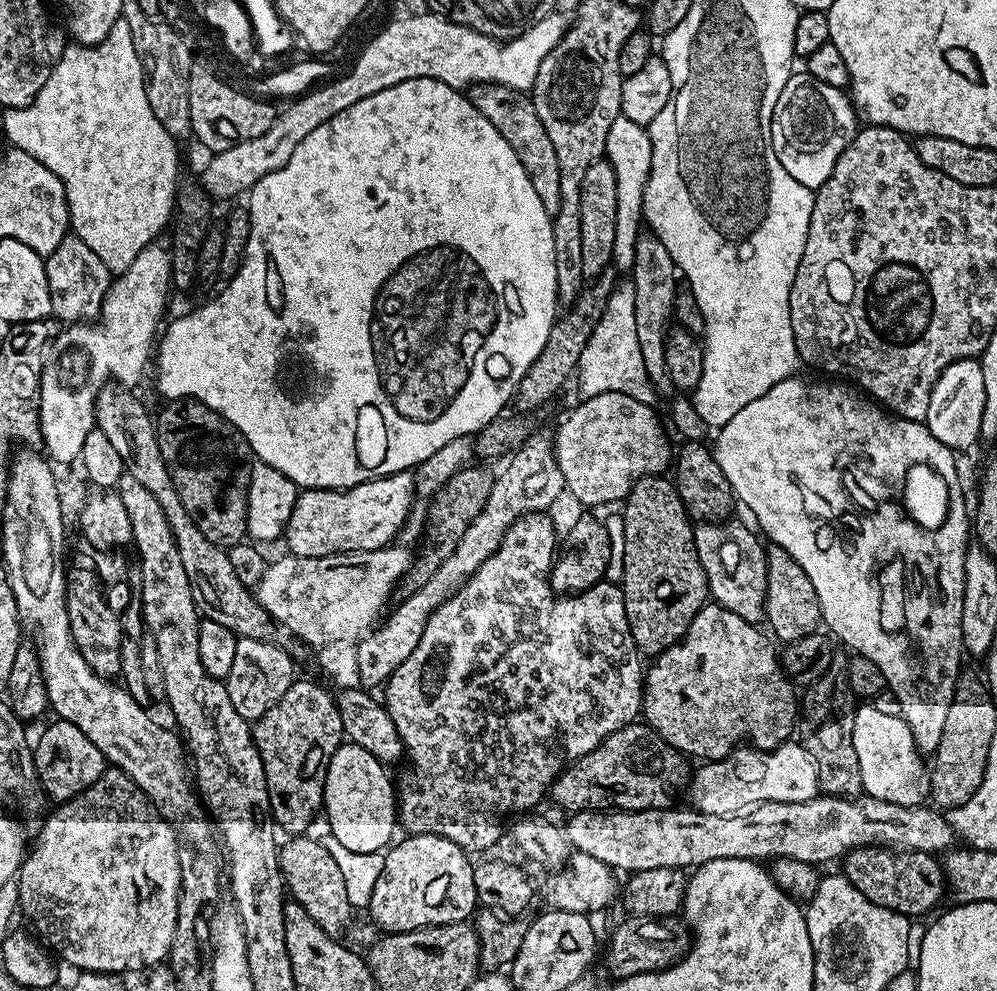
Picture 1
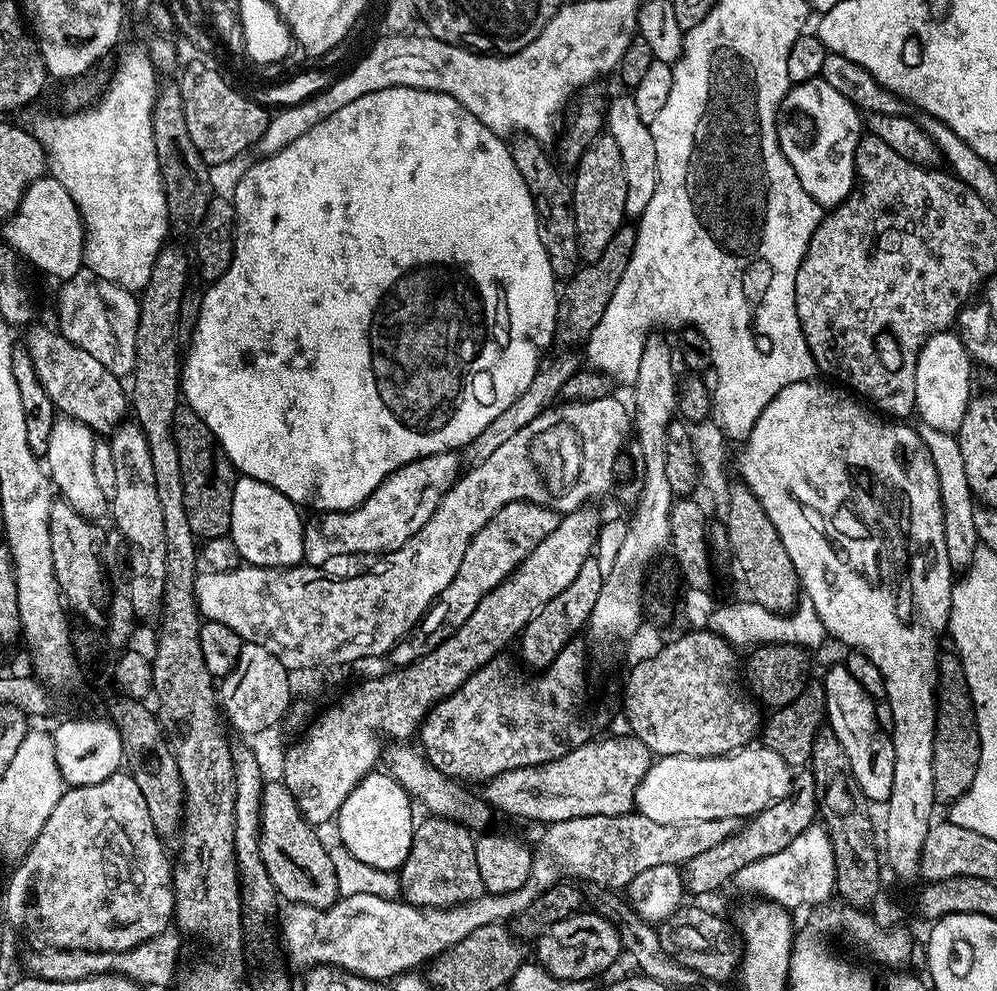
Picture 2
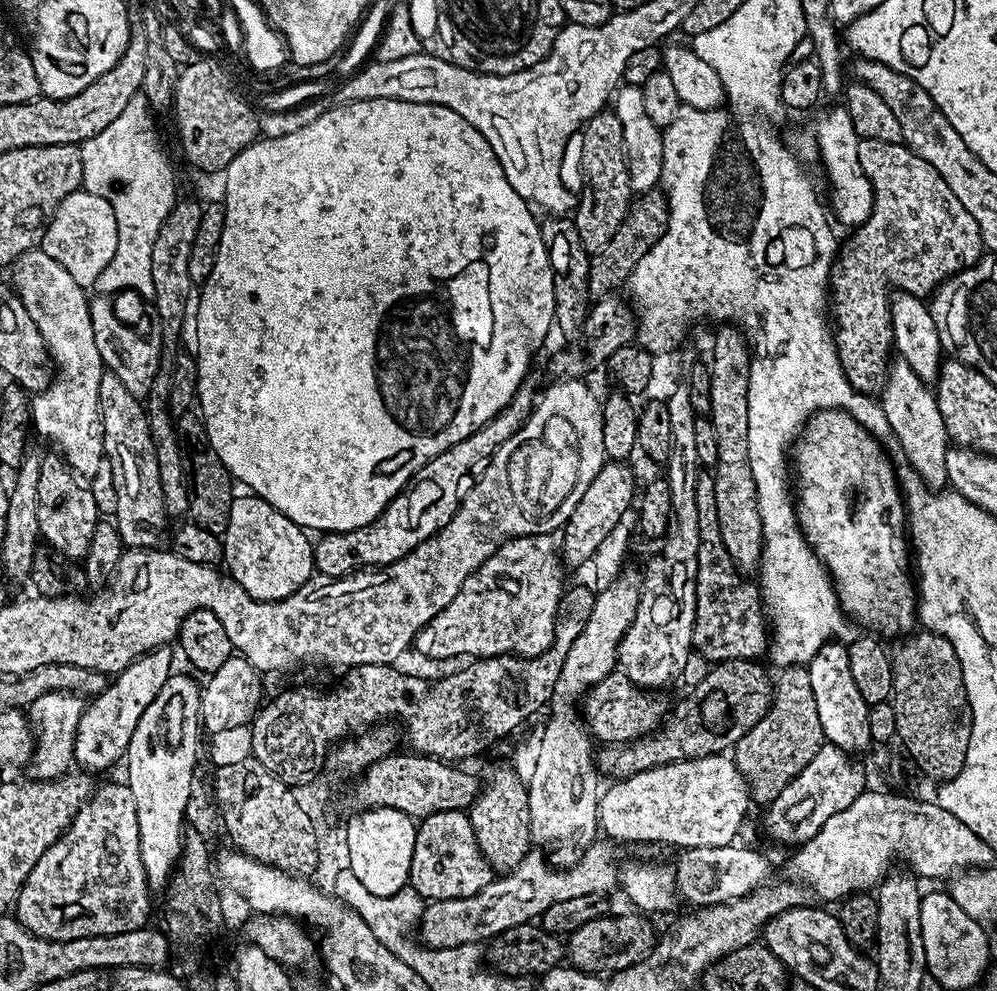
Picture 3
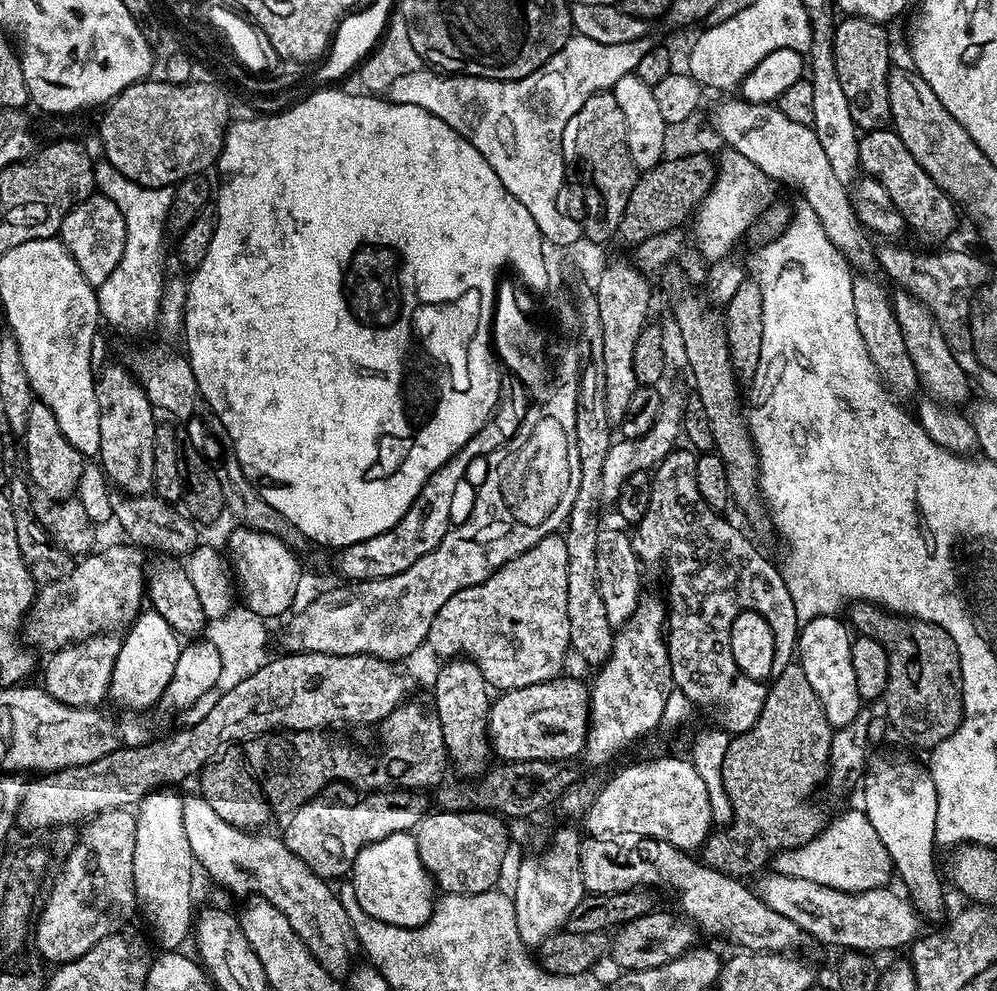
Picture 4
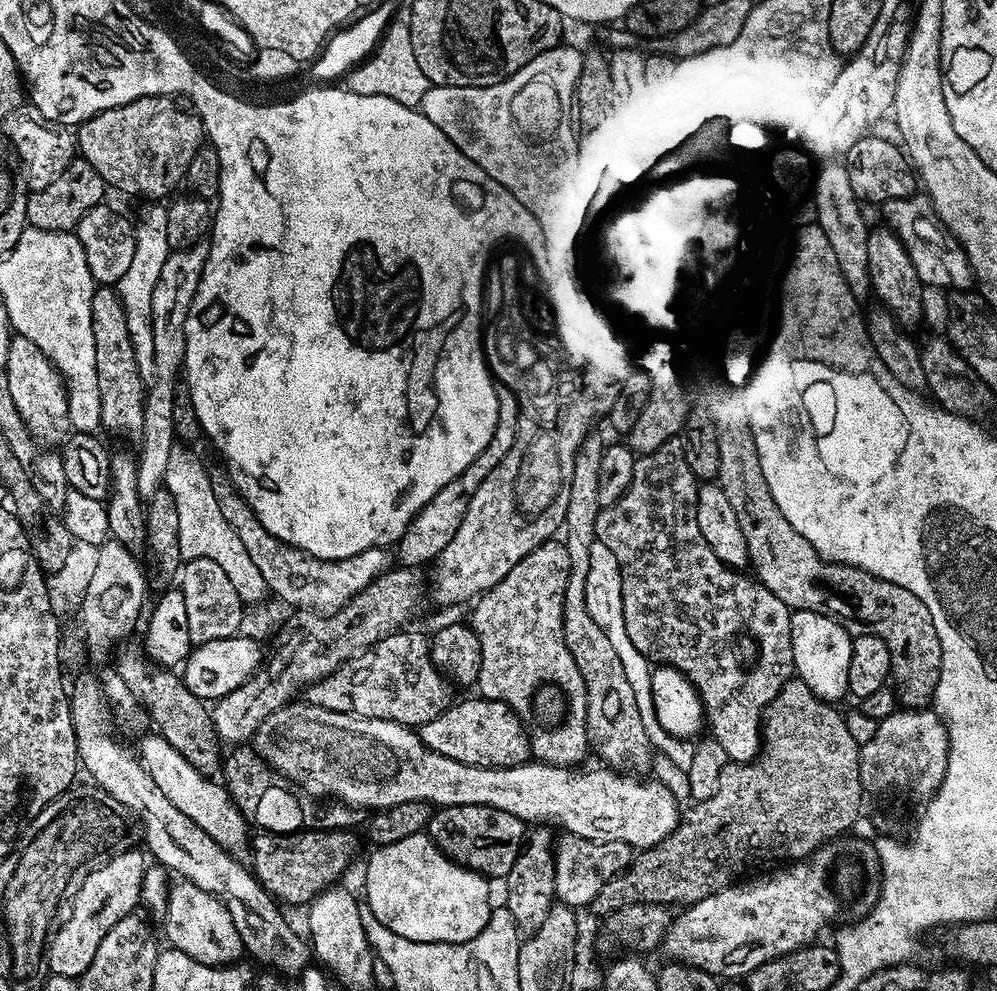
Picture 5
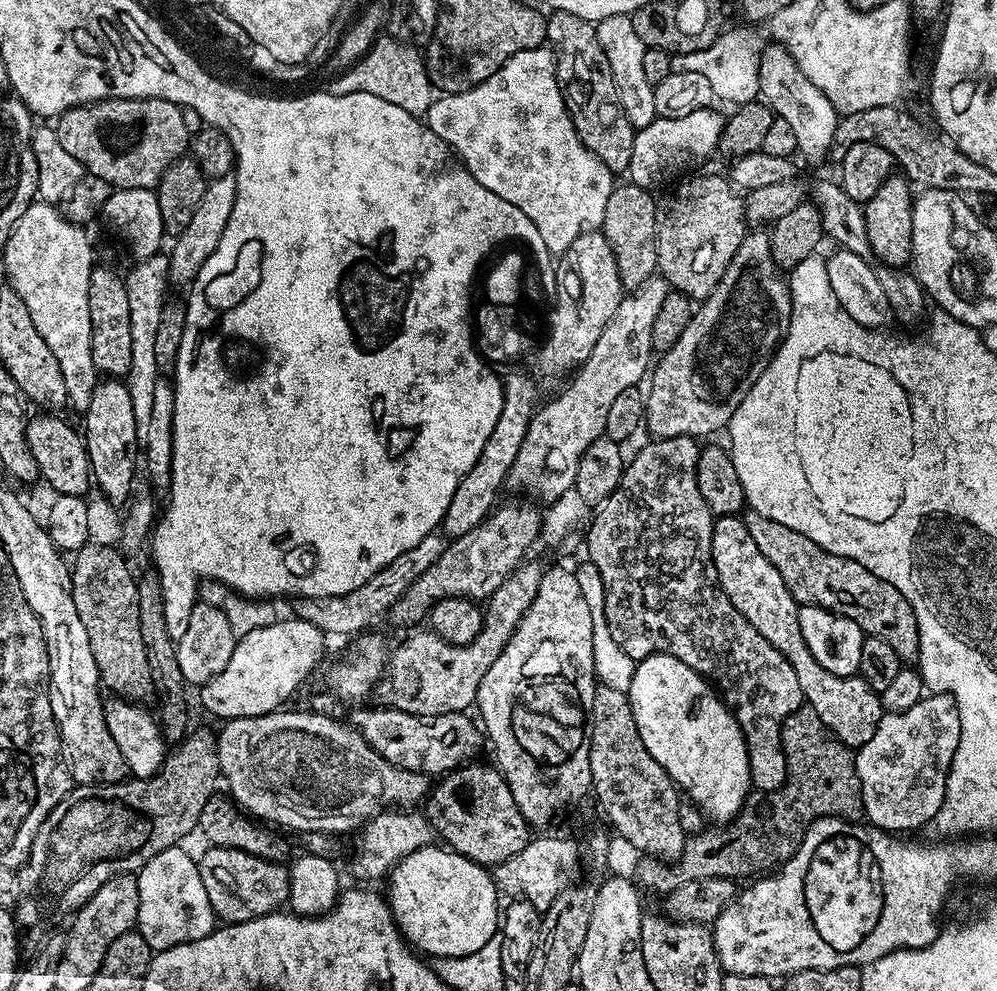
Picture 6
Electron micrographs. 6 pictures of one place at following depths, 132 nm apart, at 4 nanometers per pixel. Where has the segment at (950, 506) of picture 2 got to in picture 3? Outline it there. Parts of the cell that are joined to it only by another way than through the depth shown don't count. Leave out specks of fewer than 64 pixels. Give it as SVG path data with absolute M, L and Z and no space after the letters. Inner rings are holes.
M896 358L889 363L888 376L884 380L878 402L886 414L886 422L890 422L894 440L900 443L900 448L908 459L905 460L907 467L917 472L929 489L943 489L948 484L946 454L950 441L946 422L942 422L942 410L938 410L935 391L924 380L918 378L914 370L910 370L905 360Z

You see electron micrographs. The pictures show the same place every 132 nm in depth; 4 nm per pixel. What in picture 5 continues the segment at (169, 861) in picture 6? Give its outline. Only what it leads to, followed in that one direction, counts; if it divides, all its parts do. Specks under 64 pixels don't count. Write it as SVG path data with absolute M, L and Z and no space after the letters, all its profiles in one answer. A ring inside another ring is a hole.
M180 880L169 887L162 925L171 947L203 964L227 966L237 963L238 958L245 955L244 943L242 938L238 938L238 930L234 930L234 918L230 918L230 910L226 910L217 896L206 894L206 890L198 890L198 886L189 880Z

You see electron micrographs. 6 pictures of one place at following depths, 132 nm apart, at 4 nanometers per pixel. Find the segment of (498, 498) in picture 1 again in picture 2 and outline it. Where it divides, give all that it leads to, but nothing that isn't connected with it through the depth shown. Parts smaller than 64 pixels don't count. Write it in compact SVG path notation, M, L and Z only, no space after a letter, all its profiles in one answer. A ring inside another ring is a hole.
M526 500L502 506L502 510L498 510L498 514L494 514L494 518L490 518L478 534L474 534L470 546L466 546L466 554L462 554L462 566L458 566L454 582L442 590L440 599L428 607L420 623L394 645L390 653L391 663L396 666L413 664L430 654L430 650L437 648L450 633L456 632L458 626L474 614L474 606L478 606L478 602L482 602L494 586L502 583L522 563L526 554L530 554L530 550L534 550L534 546L538 546L538 542L542 542L542 538L546 538L550 530L560 524L560 518L561 513Z

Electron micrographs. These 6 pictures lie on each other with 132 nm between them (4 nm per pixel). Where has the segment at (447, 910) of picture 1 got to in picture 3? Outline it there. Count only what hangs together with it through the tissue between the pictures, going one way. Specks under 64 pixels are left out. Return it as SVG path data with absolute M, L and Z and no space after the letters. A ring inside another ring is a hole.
M467 811L439 812L419 821L408 884L425 902L470 898L493 878L492 867L482 858L482 850L476 845L474 826L470 826Z

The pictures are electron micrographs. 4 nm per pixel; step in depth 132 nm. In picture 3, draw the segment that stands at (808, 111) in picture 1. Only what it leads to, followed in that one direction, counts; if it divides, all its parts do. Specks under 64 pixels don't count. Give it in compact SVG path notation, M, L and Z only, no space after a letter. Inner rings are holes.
M842 106L832 108L814 127L816 151L819 163L824 163L824 172L828 175L828 188L832 191L832 208L836 216L848 227L855 230L870 218L872 213L872 187L862 170L862 162L858 162L858 142L860 137L854 130L854 122L850 122L850 114Z

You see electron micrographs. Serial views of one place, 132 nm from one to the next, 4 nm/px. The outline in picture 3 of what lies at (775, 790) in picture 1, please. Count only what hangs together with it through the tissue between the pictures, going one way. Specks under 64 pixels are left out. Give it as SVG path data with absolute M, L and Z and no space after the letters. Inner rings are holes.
M721 754L699 757L697 760L675 761L672 764L658 765L644 773L634 774L613 783L612 789L600 797L599 827L609 841L641 840L644 844L673 844L676 850L705 848L706 846L726 846L737 839L736 831L744 820L750 805L748 781L736 769L731 755Z

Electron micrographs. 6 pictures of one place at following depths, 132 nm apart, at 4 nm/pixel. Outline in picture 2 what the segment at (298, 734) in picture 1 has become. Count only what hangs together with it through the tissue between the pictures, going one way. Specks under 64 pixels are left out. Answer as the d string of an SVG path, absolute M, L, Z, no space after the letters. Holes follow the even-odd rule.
M585 506L583 508L575 508L573 512L566 512L561 515L560 524L554 526L554 530L550 530L550 534L546 538L542 538L542 542L538 542L538 546L534 546L534 550L530 550L530 554L526 554L526 558L522 563L513 570L498 586L494 586L494 590L490 590L490 594L486 594L486 598L482 598L482 602L478 602L478 606L474 606L474 614L470 614L470 618L466 618L466 622L462 622L462 626L458 626L456 632L450 633L442 643L434 650L430 650L430 654L426 654L420 660L415 660L413 664L406 664L397 667L395 670L389 670L384 676L378 677L376 680L361 679L360 685L357 686L353 692L348 692L340 701L337 702L333 708L328 708L320 717L317 718L316 724L314 722L307 725L304 737L297 742L296 745L289 747L284 753L284 777L282 783L288 788L290 794L294 798L294 802L298 806L298 810L302 815L306 817L308 823L313 826L321 826L327 822L335 821L336 816L340 812L340 807L345 798L350 794L352 787L357 784L360 779L368 775L377 767L378 761L382 756L382 743L376 737L376 732L380 736L389 736L389 741L392 742L404 742L407 741L407 736L415 737L420 730L420 723L424 720L424 716L435 704L440 700L444 700L450 693L456 692L462 686L462 682L466 682L466 678L470 678L478 671L482 666L486 666L491 660L497 659L501 655L500 652L508 643L515 641L519 637L520 633L524 631L525 626L537 616L542 609L546 606L546 602L551 602L553 598L558 598L558 594L562 594L562 590L566 590L566 586L570 586L570 582L574 582L574 578L578 578L578 570L582 570L582 562L586 562L588 556L593 555L594 549L597 545L597 536L600 532L602 525L602 517L600 518L600 512L596 506Z

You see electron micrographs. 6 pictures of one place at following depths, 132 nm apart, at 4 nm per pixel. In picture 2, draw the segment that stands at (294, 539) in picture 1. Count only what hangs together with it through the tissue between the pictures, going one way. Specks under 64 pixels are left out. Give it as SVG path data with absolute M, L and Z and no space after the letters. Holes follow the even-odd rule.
M455 451L430 454L391 472L356 508L349 508L347 512L316 512L309 515L304 522L303 563L325 564L330 558L339 556L370 556L398 550L410 537L418 534L426 522L430 522L430 514L438 510L438 502L442 502L461 472L462 460Z

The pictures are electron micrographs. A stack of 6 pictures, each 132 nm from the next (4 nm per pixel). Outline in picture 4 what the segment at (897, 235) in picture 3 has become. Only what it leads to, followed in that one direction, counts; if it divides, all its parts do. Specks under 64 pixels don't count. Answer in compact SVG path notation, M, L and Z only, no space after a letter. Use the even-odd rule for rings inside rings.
M895 131L865 132L860 136L860 167L871 179L877 180L890 194L894 206L902 214L905 225L928 240L944 240L956 228L956 208L953 197L933 182L926 170L906 150Z

